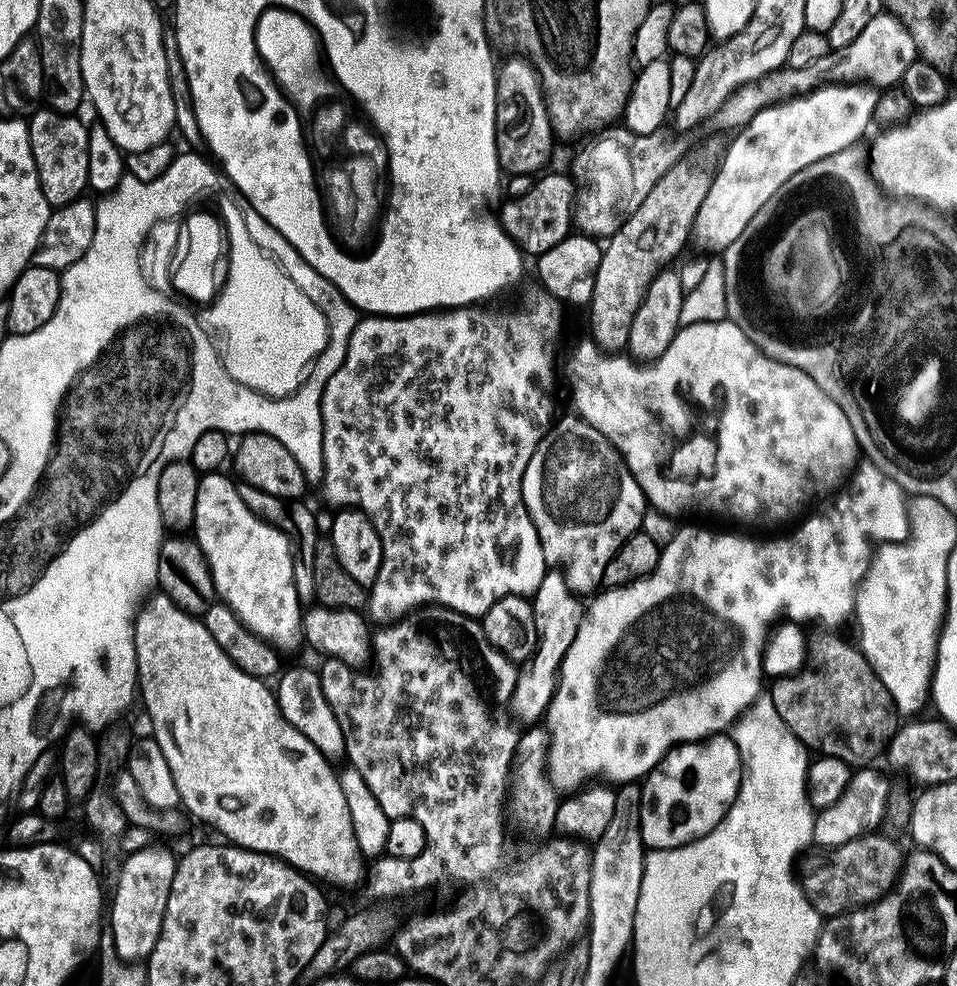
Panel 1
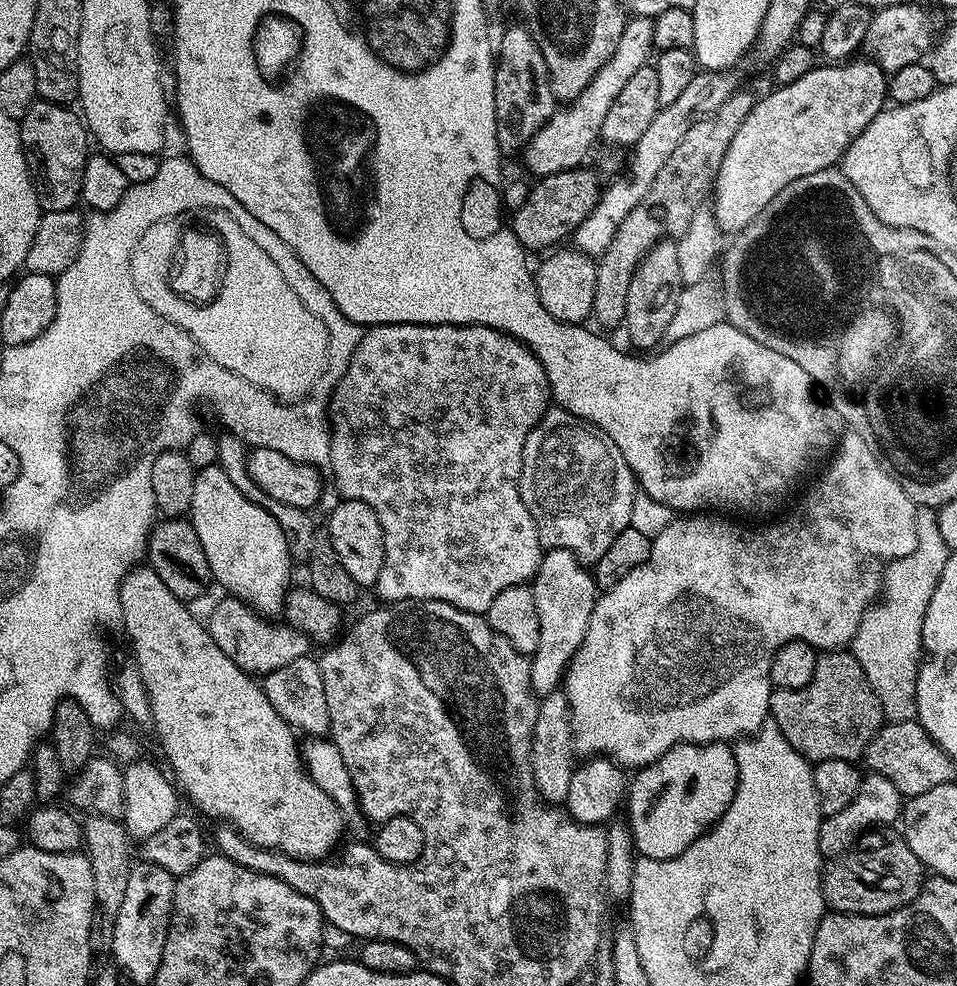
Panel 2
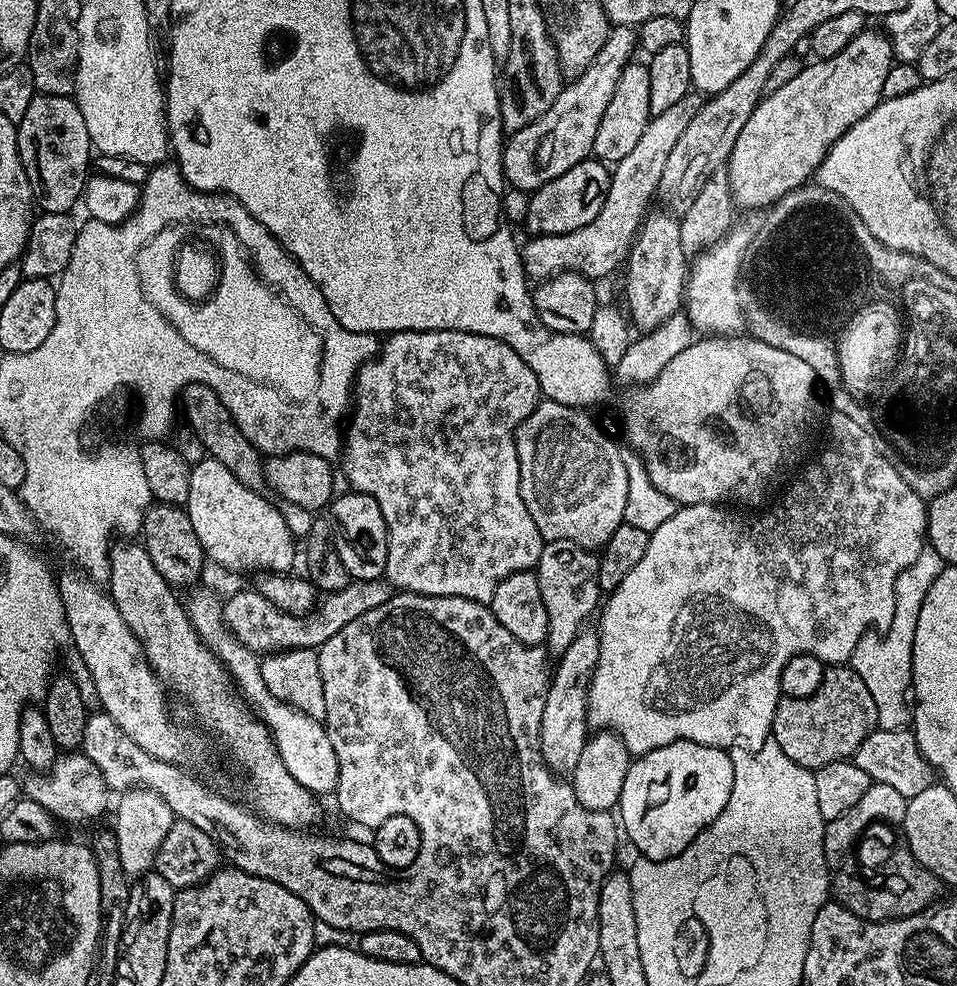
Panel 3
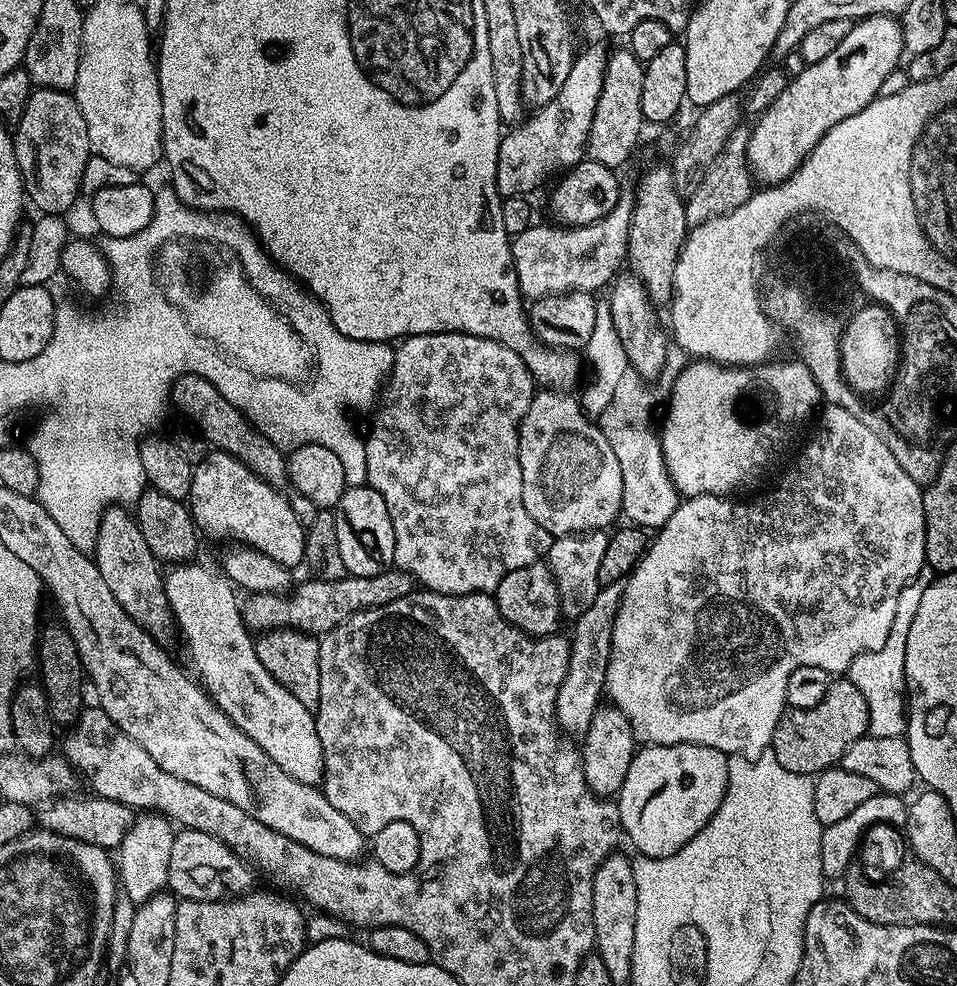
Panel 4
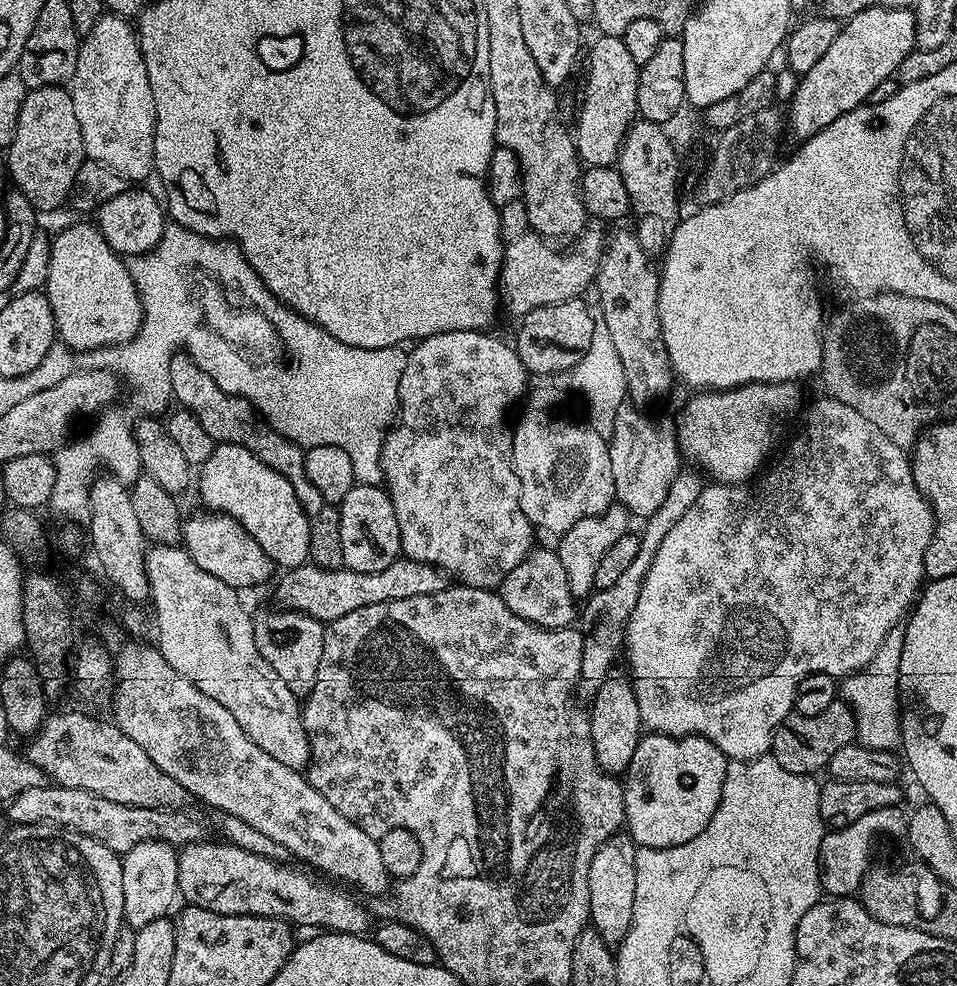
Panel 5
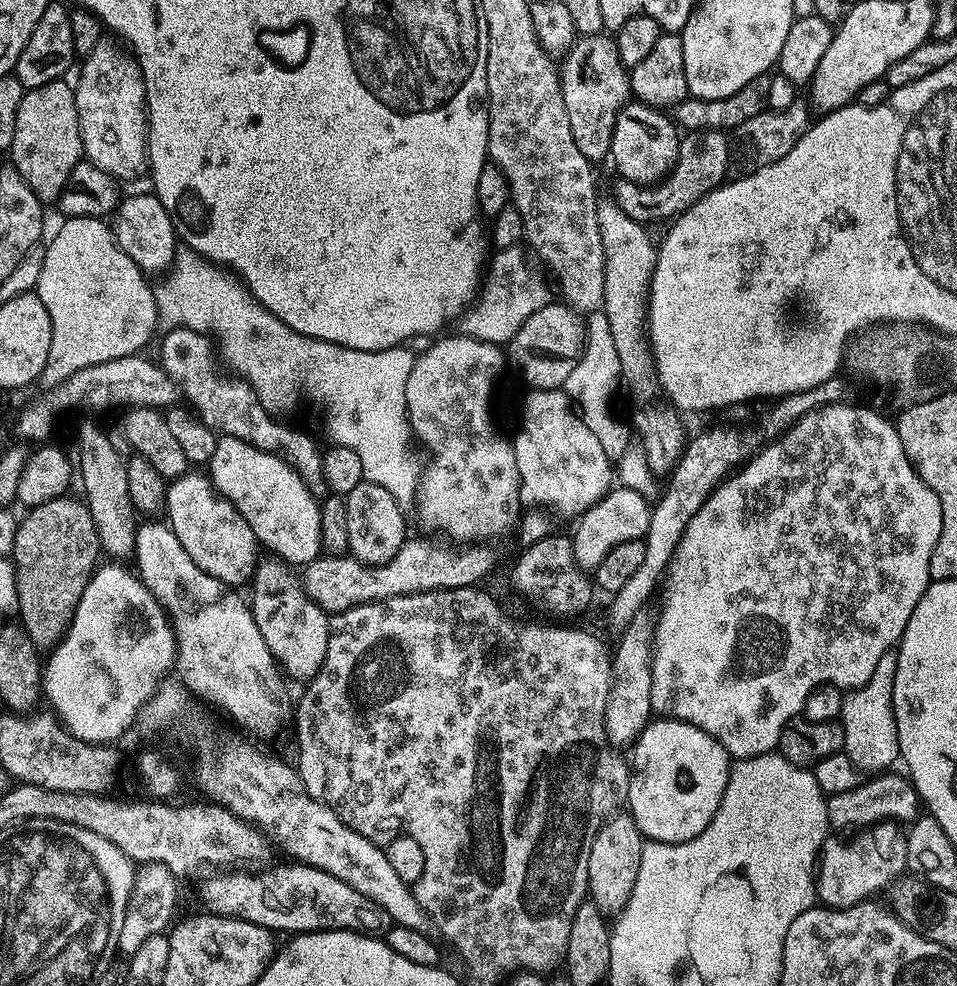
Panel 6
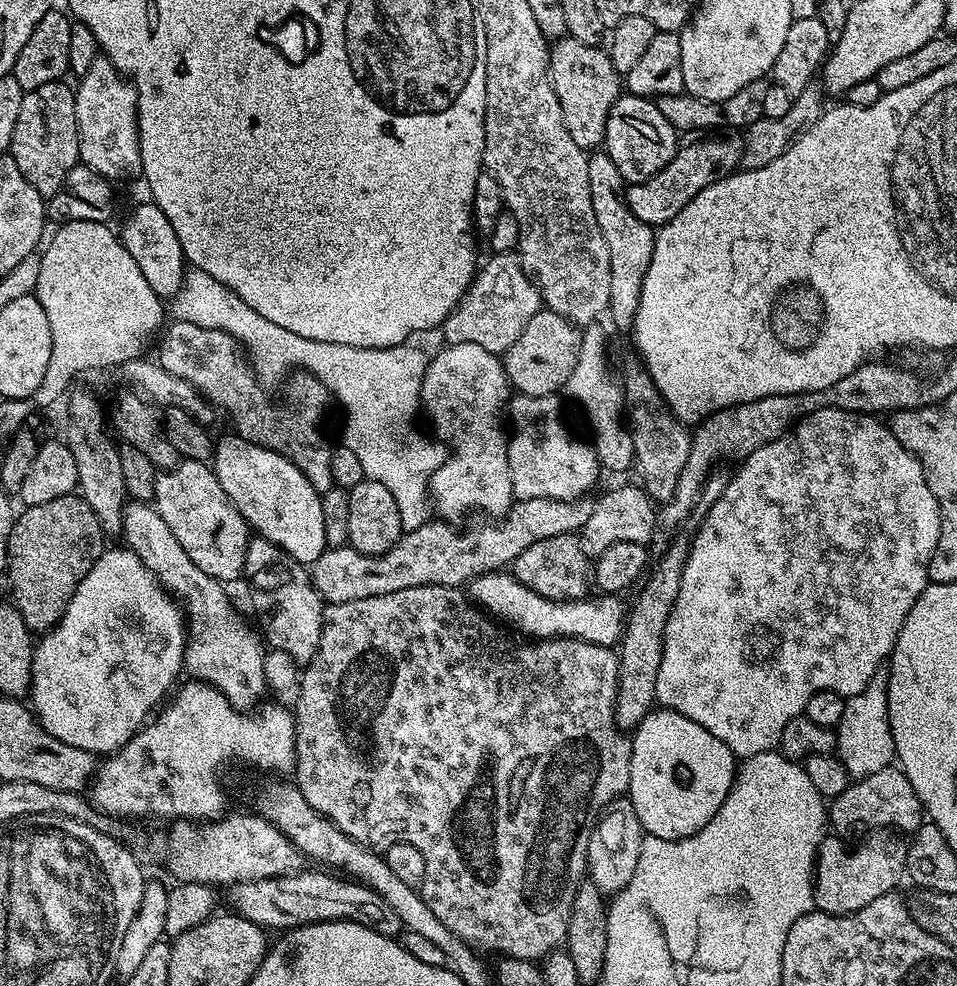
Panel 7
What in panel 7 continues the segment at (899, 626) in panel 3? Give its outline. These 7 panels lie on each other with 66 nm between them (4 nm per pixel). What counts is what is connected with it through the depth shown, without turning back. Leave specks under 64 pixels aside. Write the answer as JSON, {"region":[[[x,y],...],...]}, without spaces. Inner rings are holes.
{"region":[[[879,668],[870,678],[866,690],[847,697],[842,710],[840,723],[834,729],[836,733],[836,752],[846,766],[852,780],[861,780],[878,770],[893,767],[896,760],[894,734],[890,734],[888,721],[888,670]]]}

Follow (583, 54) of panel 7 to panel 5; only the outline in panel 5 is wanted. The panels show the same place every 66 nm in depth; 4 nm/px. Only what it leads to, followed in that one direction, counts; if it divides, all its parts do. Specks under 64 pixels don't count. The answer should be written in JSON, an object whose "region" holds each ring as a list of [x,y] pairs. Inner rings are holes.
{"region":[[[597,35],[592,49],[588,52],[588,77],[584,80],[584,101],[580,104],[580,117],[574,127],[576,155],[589,168],[611,168],[619,161],[620,147],[628,127],[637,119],[636,103],[638,102],[638,78],[640,65],[626,51],[626,42],[618,36]]]}

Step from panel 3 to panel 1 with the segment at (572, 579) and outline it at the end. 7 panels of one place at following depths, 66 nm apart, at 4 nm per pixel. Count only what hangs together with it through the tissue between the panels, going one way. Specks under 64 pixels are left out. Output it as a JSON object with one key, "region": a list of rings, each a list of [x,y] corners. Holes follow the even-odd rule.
{"region":[[[545,571],[535,596],[531,597],[536,627],[536,651],[527,661],[528,672],[521,671],[517,675],[516,689],[512,692],[510,701],[511,707],[516,707],[515,719],[525,720],[525,725],[528,726],[535,725],[535,720],[547,713],[552,692],[556,688],[560,663],[562,658],[566,658],[566,650],[570,650],[570,642],[574,642],[574,634],[578,634],[580,620],[584,617],[585,605],[580,604],[581,597],[568,589],[563,571],[555,571]]]}

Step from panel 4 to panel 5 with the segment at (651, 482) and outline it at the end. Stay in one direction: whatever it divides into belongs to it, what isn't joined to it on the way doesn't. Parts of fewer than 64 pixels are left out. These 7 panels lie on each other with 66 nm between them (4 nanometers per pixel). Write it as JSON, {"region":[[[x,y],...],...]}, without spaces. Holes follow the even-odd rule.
{"region":[[[625,402],[618,412],[614,432],[609,438],[611,473],[614,477],[617,503],[636,518],[653,516],[666,500],[674,478],[681,471],[682,453],[673,429],[660,431],[644,416],[641,409]],[[640,516],[640,517],[639,517]]]}

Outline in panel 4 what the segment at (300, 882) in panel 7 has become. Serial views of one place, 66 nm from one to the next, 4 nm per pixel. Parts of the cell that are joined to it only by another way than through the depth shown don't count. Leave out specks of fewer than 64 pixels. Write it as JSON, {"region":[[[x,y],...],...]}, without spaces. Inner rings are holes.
{"region":[[[193,828],[177,831],[172,838],[168,862],[168,883],[173,897],[180,900],[222,900],[251,889],[253,869],[243,864],[218,838]]]}

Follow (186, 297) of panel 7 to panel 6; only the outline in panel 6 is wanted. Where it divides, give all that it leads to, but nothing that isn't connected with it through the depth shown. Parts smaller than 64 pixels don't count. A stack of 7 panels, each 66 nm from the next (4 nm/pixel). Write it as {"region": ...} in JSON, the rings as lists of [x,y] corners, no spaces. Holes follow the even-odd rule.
{"region":[[[187,246],[177,251],[175,259],[170,264],[171,270],[168,281],[161,288],[155,289],[159,315],[163,319],[168,319],[169,325],[180,325],[201,333],[206,326],[220,328],[222,334],[226,336],[224,342],[234,344],[236,352],[242,350],[242,358],[238,358],[242,370],[258,370],[260,380],[272,378],[272,396],[278,396],[278,404],[282,404],[282,408],[288,411],[288,406],[294,406],[292,404],[294,400],[303,401],[308,395],[324,411],[324,428],[332,439],[331,443],[354,450],[354,454],[358,454],[358,459],[362,462],[364,480],[390,490],[390,494],[394,494],[394,498],[402,506],[413,503],[418,483],[418,464],[416,468],[415,462],[408,457],[410,425],[406,402],[406,382],[410,378],[414,359],[411,347],[401,346],[367,352],[298,334],[270,310],[263,308],[239,276],[233,274],[227,267],[213,263],[207,257],[193,252]]]}

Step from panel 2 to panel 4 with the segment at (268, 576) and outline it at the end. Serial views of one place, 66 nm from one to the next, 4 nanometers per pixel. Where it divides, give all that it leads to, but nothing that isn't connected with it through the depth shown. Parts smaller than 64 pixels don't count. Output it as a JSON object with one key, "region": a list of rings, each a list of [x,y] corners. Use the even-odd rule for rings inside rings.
{"region":[[[209,451],[192,469],[192,485],[186,501],[192,521],[208,536],[229,536],[232,542],[257,548],[274,562],[295,569],[304,562],[305,525],[294,518],[283,491],[258,478],[238,458],[225,452]]]}

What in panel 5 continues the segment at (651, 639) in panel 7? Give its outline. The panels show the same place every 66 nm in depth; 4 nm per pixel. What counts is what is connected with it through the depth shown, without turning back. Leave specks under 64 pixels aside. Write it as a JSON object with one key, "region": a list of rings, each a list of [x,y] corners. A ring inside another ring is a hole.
{"region":[[[609,674],[602,686],[591,697],[588,721],[590,738],[594,742],[594,754],[598,766],[604,772],[613,774],[627,773],[634,758],[634,750],[642,738],[642,725],[638,714],[636,695],[632,693],[632,682],[627,675]]]}

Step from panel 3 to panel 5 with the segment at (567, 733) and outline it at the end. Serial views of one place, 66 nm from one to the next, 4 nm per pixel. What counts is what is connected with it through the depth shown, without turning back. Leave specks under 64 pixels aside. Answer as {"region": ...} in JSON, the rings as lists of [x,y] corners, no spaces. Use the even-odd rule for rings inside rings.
{"region":[[[679,471],[662,506],[653,516],[649,516],[643,521],[644,532],[639,533],[638,555],[634,558],[634,562],[630,562],[630,567],[616,579],[614,586],[606,586],[593,591],[592,595],[583,601],[582,611],[578,616],[584,634],[578,692],[585,698],[595,696],[596,691],[602,686],[602,682],[613,671],[612,663],[615,662],[616,656],[618,660],[618,653],[623,647],[624,627],[628,625],[630,614],[640,597],[646,570],[650,570],[650,562],[654,562],[654,554],[658,554],[658,546],[662,546],[662,538],[666,538],[666,534],[670,534],[674,522],[678,522],[678,518],[682,518],[682,514],[686,514],[686,510],[690,510],[690,506],[694,506],[694,502],[698,502],[700,491],[706,486],[705,481],[700,481],[695,476],[697,473],[692,472]]]}

